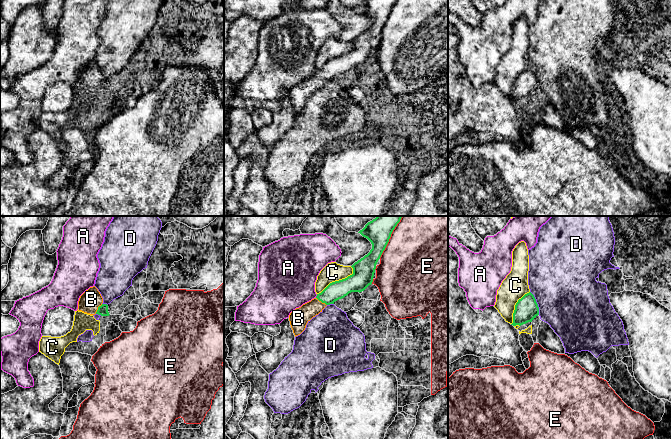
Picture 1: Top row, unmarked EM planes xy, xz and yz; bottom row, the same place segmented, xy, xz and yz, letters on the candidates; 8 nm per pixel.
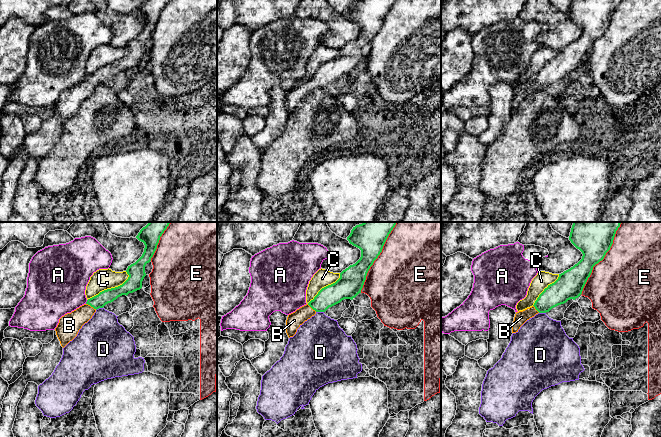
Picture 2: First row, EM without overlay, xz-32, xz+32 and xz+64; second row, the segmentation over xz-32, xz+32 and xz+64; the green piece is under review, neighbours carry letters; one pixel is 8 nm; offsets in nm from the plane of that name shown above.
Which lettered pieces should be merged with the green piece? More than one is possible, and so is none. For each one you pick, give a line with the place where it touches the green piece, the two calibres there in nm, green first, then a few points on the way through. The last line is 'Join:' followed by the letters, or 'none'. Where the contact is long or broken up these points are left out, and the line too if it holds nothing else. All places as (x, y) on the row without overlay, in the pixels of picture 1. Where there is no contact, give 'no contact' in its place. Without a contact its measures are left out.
B: contact xy (98, 84); calibres 80 and 170 nm; way xy (102, 86), (98, 84), (91, 75)
Join: B

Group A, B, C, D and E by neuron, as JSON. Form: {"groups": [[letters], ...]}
{"groups": [["A"], ["B"], ["C"], ["D"], ["E"]]}

